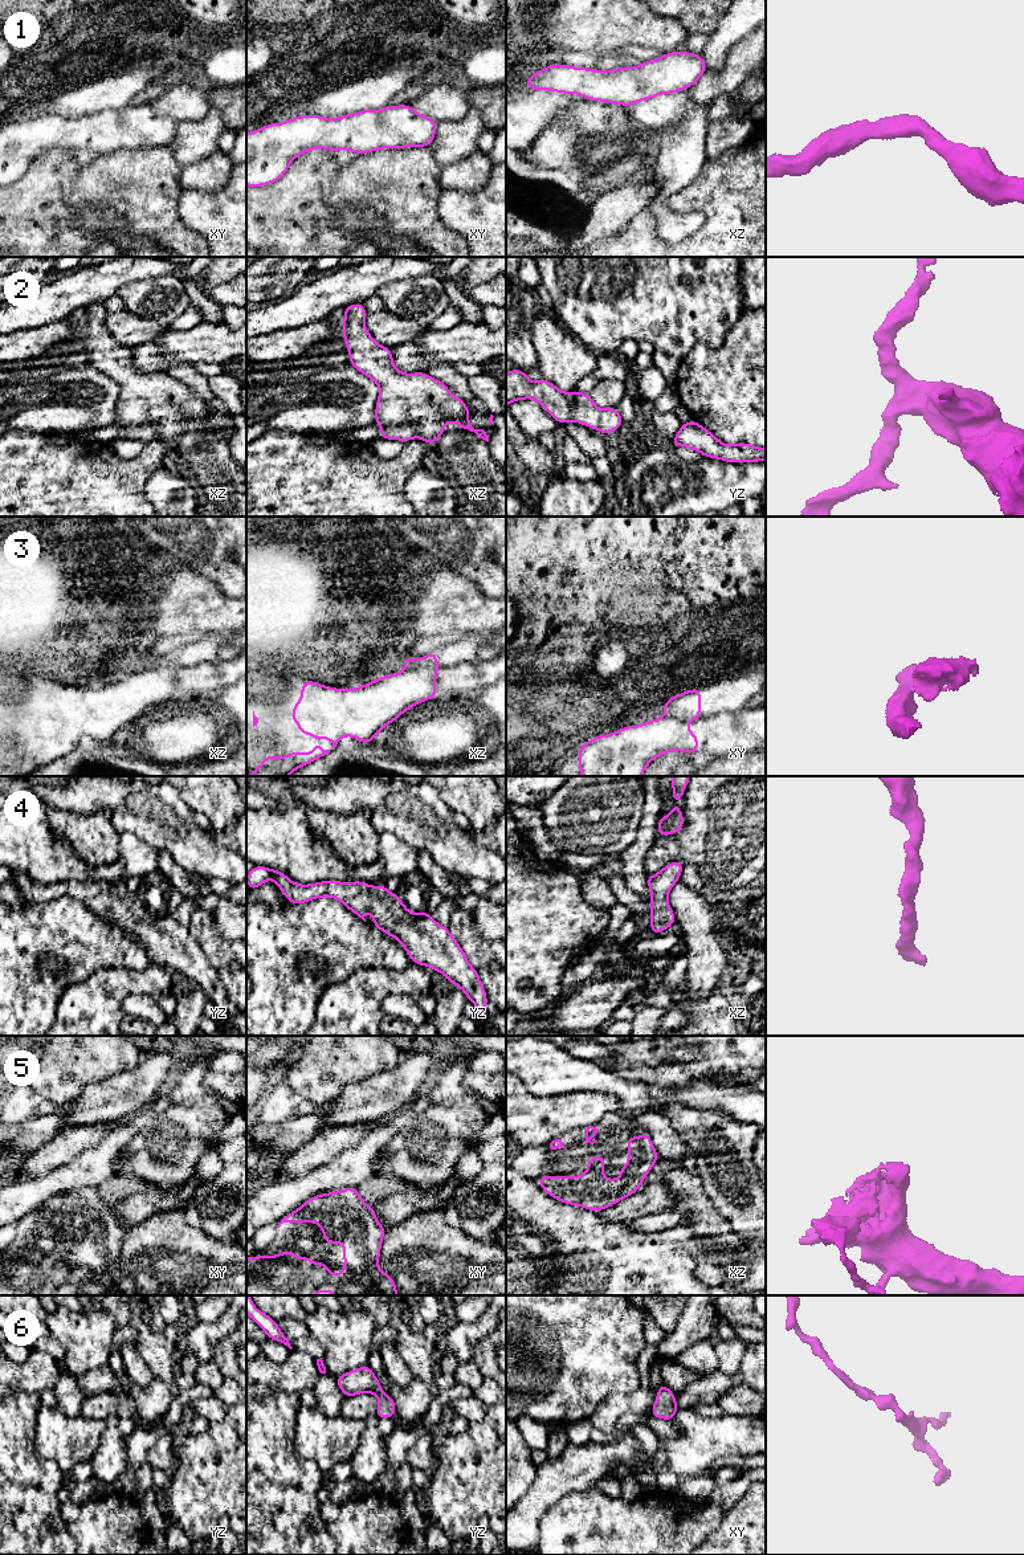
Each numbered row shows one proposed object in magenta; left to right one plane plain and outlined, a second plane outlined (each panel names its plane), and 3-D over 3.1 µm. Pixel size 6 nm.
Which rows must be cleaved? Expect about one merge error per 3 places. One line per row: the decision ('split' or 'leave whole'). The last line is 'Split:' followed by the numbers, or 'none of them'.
1: leave whole
2: leave whole
3: split
4: leave whole
5: leave whole
6: leave whole
Split: 3

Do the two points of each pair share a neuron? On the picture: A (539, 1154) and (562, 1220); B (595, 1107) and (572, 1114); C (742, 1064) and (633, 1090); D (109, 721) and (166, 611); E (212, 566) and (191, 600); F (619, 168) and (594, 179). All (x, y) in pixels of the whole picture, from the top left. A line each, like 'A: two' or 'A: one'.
A: two
B: one
C: two
D: two
E: two
F: one

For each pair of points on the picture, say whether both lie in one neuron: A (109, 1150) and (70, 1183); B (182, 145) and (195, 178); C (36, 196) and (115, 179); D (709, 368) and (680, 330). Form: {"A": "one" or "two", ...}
{"A": "one", "B": "two", "C": "two", "D": "two"}

